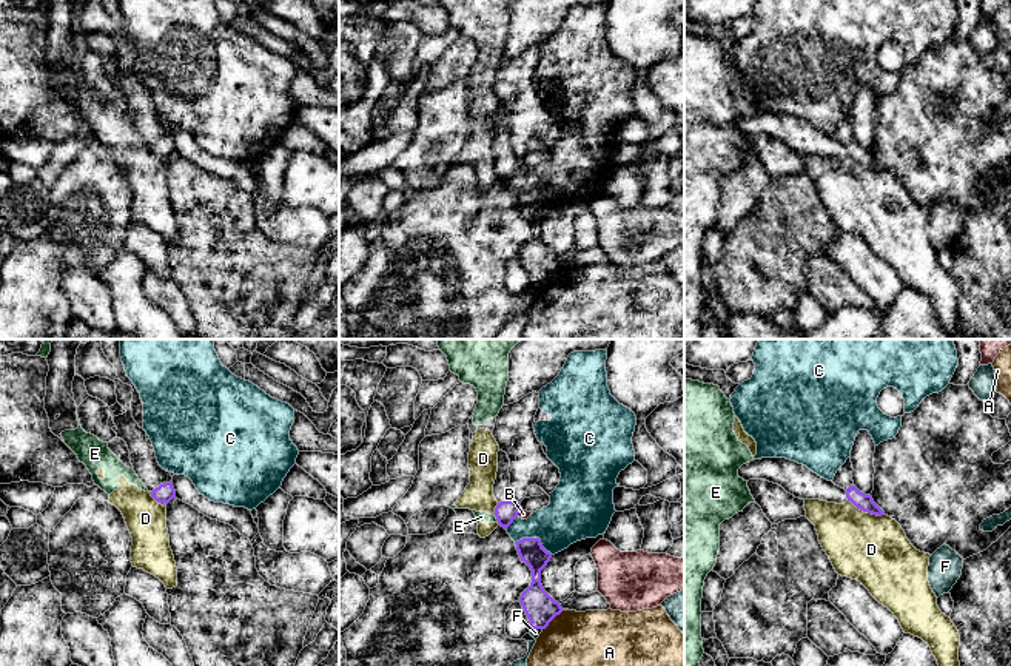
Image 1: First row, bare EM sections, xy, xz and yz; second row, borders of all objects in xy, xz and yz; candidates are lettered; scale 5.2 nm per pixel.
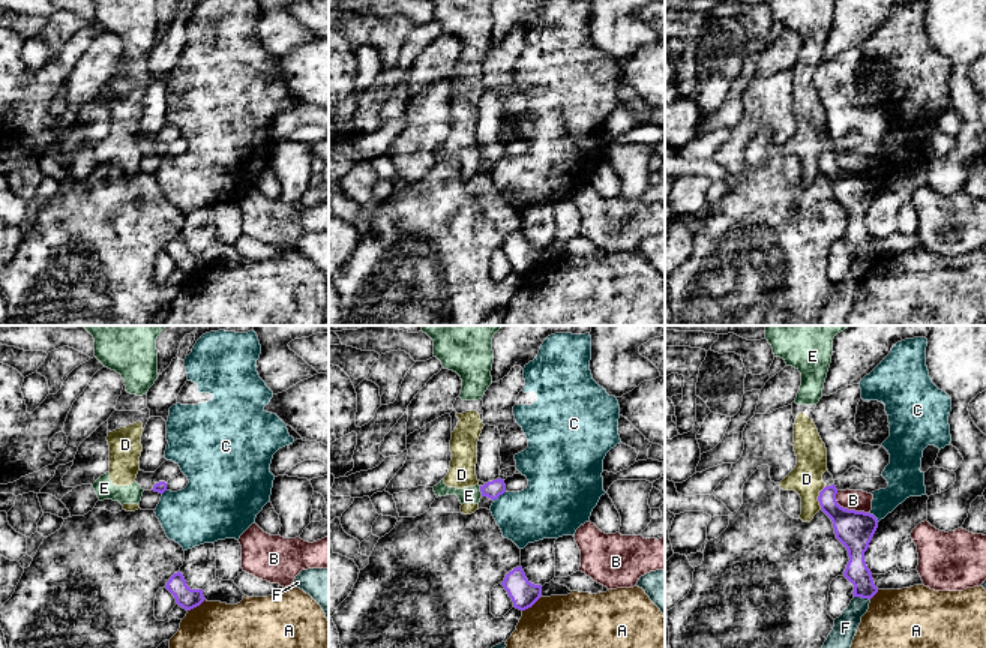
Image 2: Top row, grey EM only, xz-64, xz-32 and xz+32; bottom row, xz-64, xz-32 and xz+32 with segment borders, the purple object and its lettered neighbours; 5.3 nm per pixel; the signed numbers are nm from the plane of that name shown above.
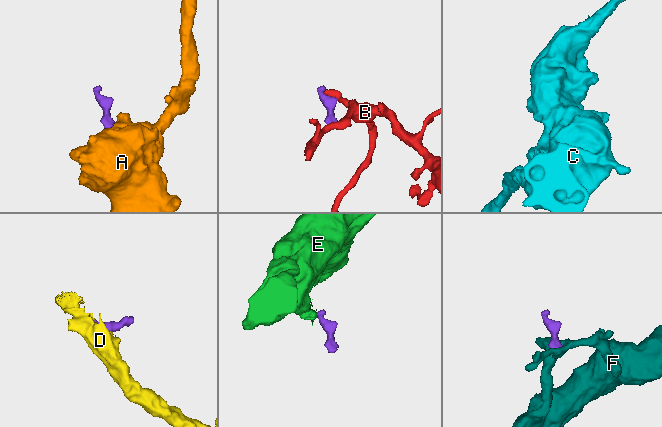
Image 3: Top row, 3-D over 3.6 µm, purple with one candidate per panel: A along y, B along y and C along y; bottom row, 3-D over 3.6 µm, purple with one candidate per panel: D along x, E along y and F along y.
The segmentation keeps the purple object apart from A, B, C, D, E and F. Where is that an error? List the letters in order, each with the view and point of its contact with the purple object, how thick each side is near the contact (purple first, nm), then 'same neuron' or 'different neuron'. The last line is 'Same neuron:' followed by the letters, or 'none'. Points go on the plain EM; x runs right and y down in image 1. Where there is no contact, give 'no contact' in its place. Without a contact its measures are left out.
A: meets purple in xz at (552, 273); 160 nm thick on the purple side, 480 nm on the other; different neuron
B: meets purple in xz at (518, 167); 110 nm thick on the purple side, 50 nm on the other; different neuron
C: meets purple in xz at (535, 193); 140 nm thick on the purple side, 280 nm on the other; different neuron
D: meets purple in yz at (866, 165); 90 nm thick on the purple side, 360 nm on the other; different neuron
E: meets purple in xz at (495, 170); 110 nm thick on the purple side, 60 nm on the other; different neuron
F: meets purple in xz at (537, 282); 160 nm thick on the purple side, 90 nm on the other; different neuron
Same neuron: none

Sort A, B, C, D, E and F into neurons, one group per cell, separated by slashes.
A / B / C / D E / F

